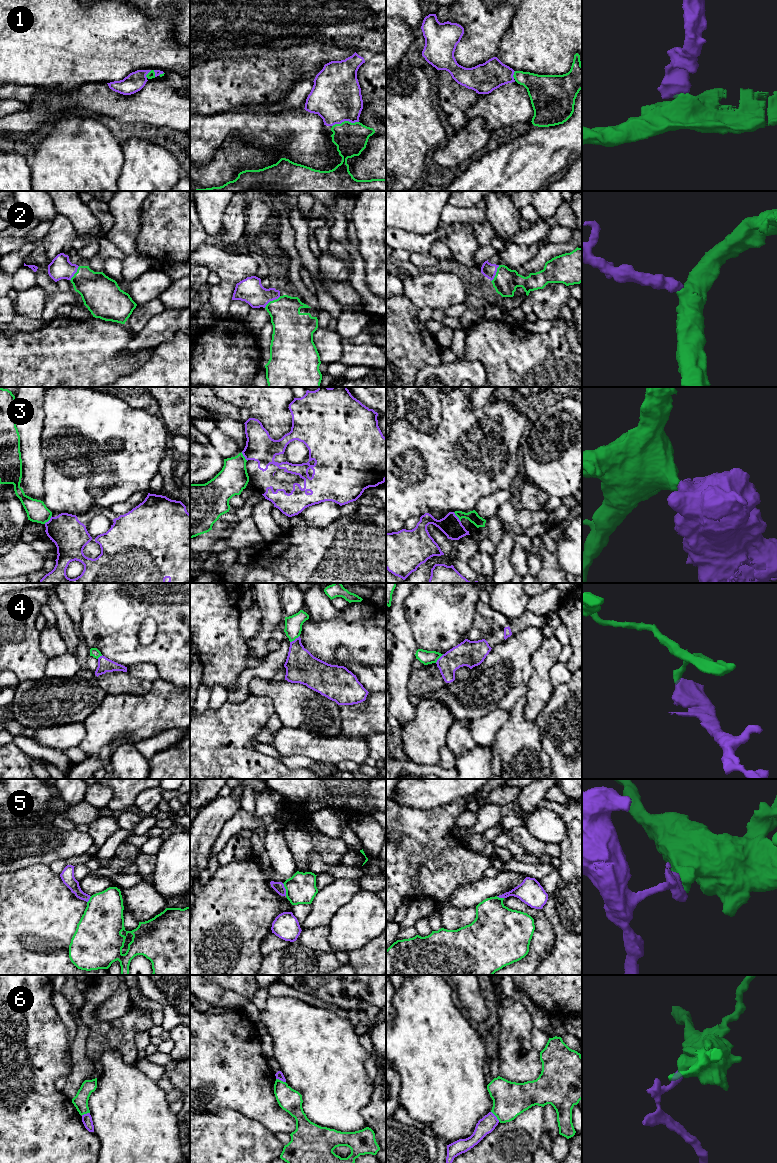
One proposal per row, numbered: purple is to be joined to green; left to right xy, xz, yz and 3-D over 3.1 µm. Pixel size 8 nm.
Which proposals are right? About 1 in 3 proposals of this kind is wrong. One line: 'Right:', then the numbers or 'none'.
Right: 1, 2

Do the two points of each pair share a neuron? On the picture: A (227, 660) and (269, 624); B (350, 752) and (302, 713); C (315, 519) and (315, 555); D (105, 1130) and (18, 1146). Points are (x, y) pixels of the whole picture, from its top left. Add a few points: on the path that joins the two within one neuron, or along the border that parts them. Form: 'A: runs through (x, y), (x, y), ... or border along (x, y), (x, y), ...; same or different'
A: border along (246, 644), (249, 655); different
B: border along (308, 731), (318, 736), (339, 736), (341, 734); different
C: border along (337, 518), (322, 526), (308, 526), (302, 523); different
D: border along (93, 1132), (99, 1141), (99, 1152); different

